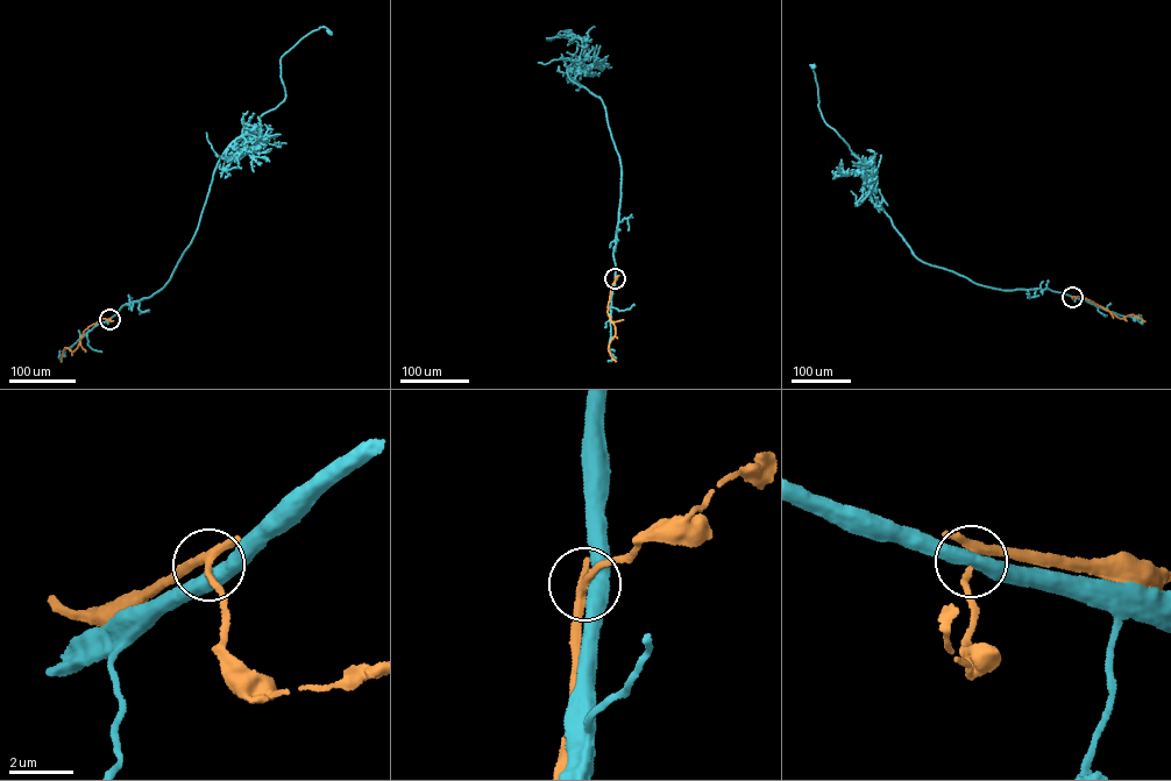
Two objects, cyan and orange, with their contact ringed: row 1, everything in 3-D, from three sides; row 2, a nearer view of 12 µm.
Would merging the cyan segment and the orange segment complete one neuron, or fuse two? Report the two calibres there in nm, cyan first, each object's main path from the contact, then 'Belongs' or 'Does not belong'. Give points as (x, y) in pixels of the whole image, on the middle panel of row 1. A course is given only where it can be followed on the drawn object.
Thickness 440 nm (cyan) against 240 nm. Course of cyan: (615, 278), (619, 157), (602, 99), (567, 73), (577, 64), (572, 58), (577, 43), (546, 38), (568, 32). Course of orange: (615, 278), (608, 313), (616, 331), (608, 349), (616, 361). Does not belong

